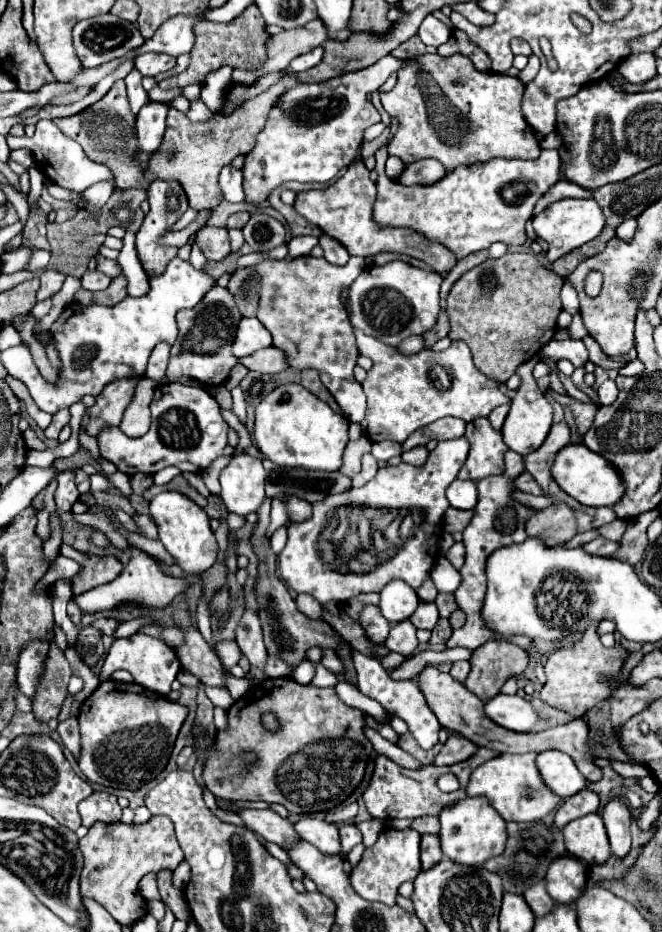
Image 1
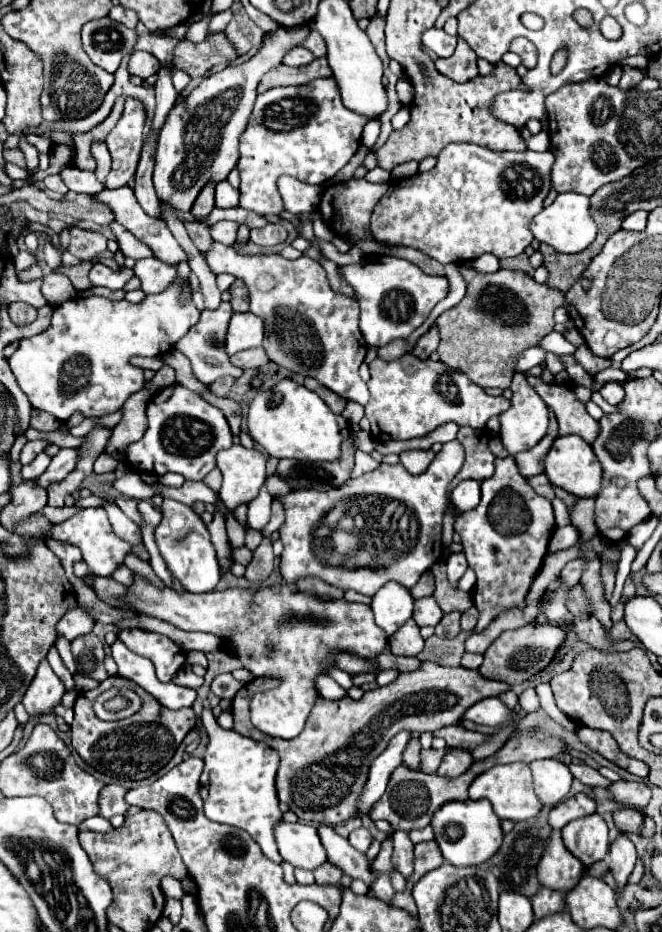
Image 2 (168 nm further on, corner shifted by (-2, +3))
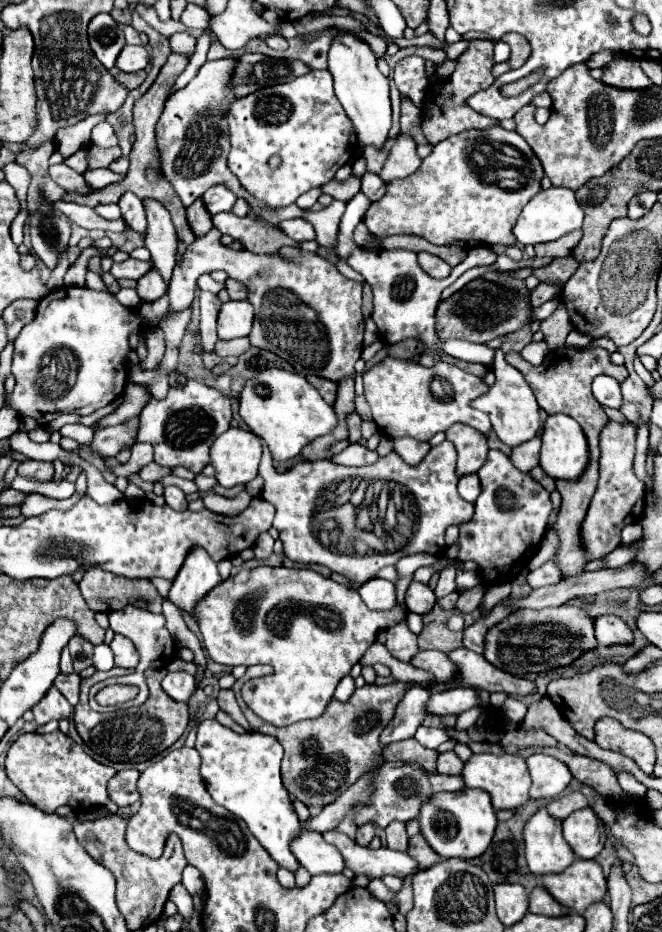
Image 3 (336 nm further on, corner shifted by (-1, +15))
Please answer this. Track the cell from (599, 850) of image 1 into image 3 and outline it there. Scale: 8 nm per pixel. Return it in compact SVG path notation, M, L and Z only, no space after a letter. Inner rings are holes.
M590 808L572 812L572 816L562 822L562 828L564 840L580 858L594 858L596 854L600 854L608 838L604 824Z

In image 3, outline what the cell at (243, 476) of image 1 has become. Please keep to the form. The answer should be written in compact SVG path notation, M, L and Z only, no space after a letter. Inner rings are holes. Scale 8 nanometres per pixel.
M230 428L210 446L210 464L224 488L246 484L258 476L262 456L260 438L242 428Z

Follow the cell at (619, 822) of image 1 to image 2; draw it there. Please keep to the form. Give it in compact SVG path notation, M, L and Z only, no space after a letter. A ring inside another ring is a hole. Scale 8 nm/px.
M619 832L615 842L609 848L607 854L607 864L611 868L611 874L617 882L617 888L623 888L627 884L627 876L631 874L635 860L637 860L637 852L635 852L635 844L629 840L629 836L625 832Z

